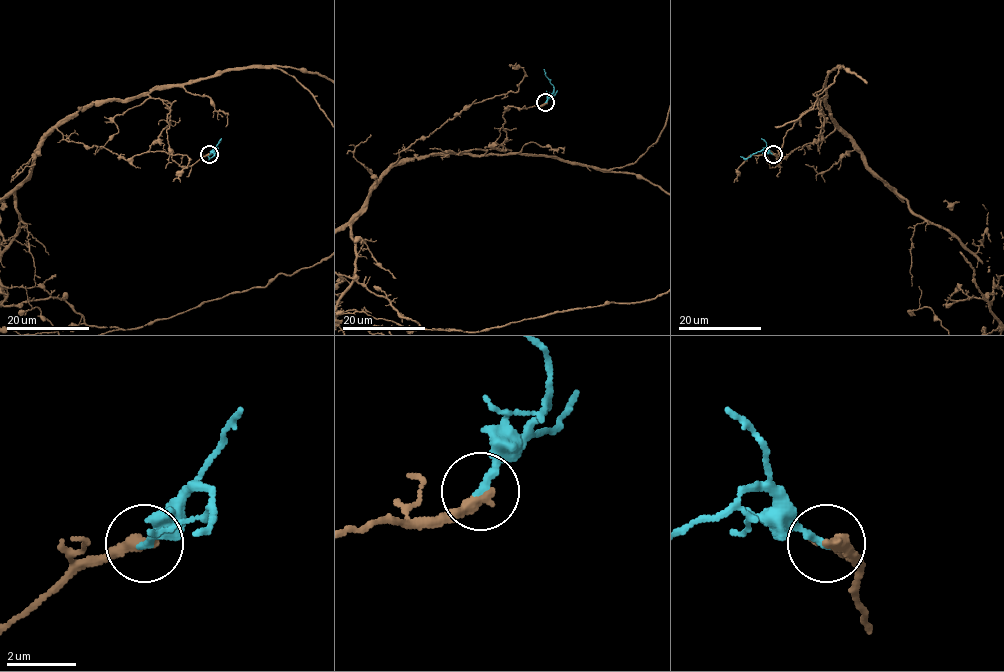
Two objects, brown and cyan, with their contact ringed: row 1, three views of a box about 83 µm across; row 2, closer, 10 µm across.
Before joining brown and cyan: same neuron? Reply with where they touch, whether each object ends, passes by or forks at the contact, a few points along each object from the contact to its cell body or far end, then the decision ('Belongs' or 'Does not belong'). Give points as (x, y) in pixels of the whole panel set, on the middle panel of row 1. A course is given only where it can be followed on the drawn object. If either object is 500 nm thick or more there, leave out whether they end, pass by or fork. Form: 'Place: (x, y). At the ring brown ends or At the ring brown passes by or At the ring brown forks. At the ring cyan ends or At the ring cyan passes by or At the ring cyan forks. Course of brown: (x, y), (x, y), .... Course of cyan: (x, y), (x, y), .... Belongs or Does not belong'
Place: (545, 102). At the ring brown ends. At the ring cyan ends. Course of cyan: (545, 102), (553, 86), (543, 69). Belongs

